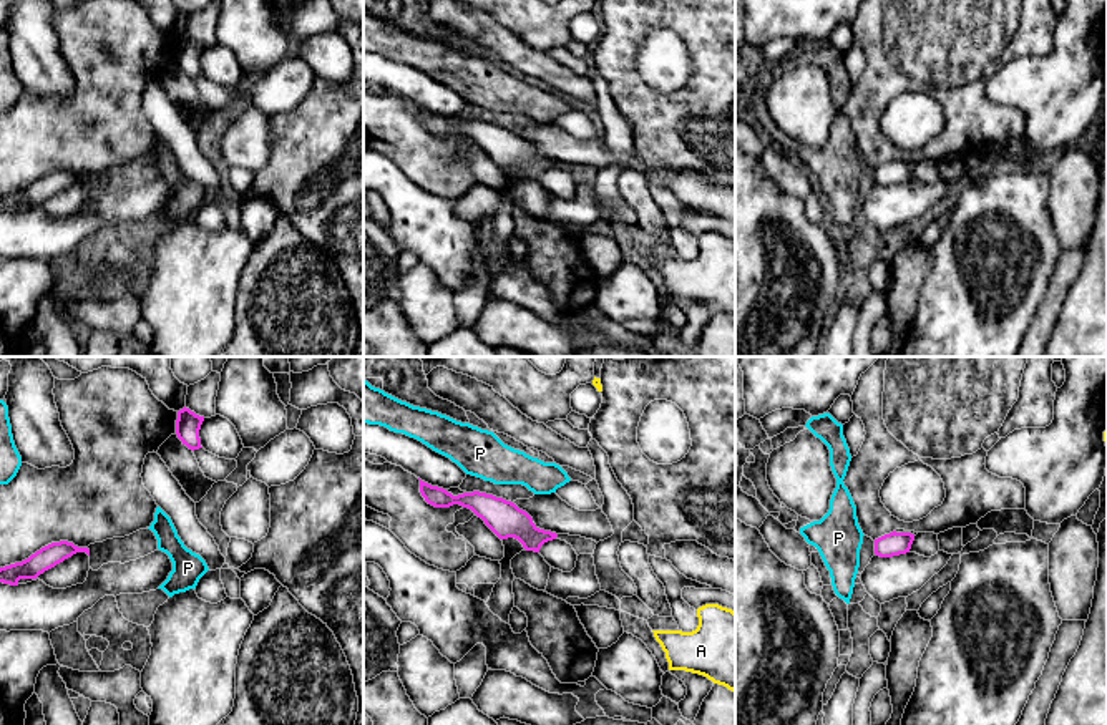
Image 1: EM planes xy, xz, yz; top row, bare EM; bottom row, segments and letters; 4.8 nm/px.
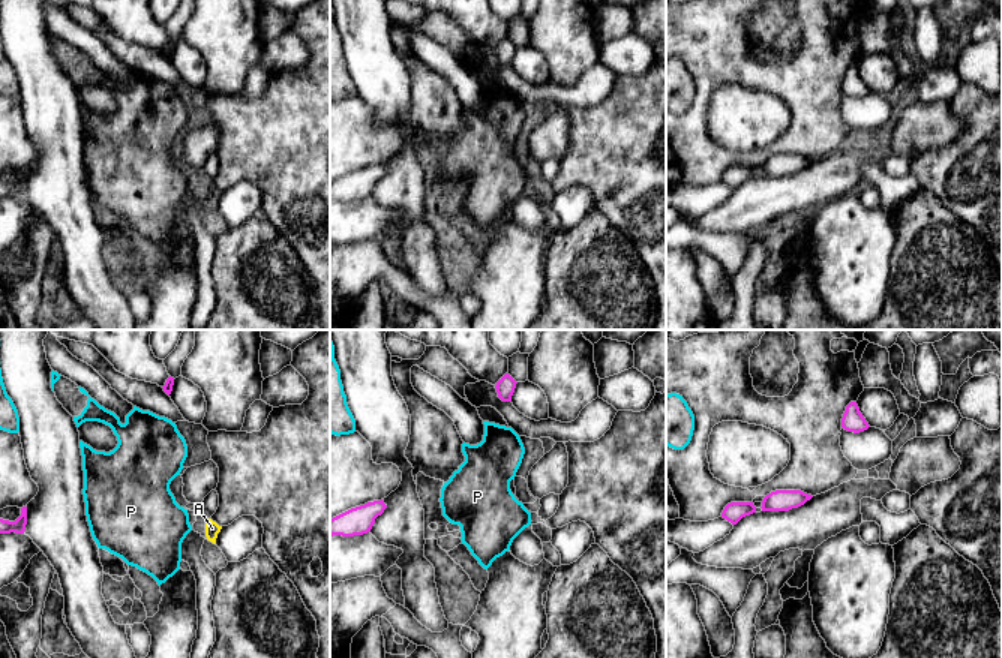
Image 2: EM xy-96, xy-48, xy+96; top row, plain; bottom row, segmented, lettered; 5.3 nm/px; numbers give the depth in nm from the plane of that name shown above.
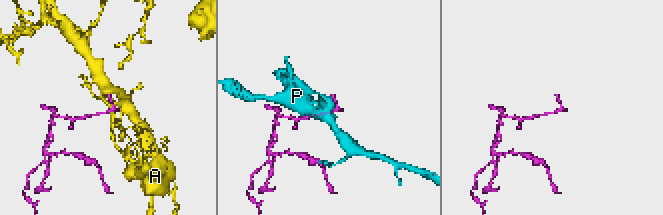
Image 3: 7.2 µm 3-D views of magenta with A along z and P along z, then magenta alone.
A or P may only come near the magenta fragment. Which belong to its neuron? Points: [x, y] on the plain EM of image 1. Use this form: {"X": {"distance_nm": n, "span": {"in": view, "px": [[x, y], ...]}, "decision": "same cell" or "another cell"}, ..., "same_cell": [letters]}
{"A": {"distance_nm": 650, "span": {"in": "xz", "px": [[556, 165], [653, 259]]}, "decision": "same cell"}, "P": {"distance_nm": 60, "span": {"in": "xz", "px": [[492, 123], [495, 111]]}, "decision": "another cell"}, "same_cell": ["A"]}

